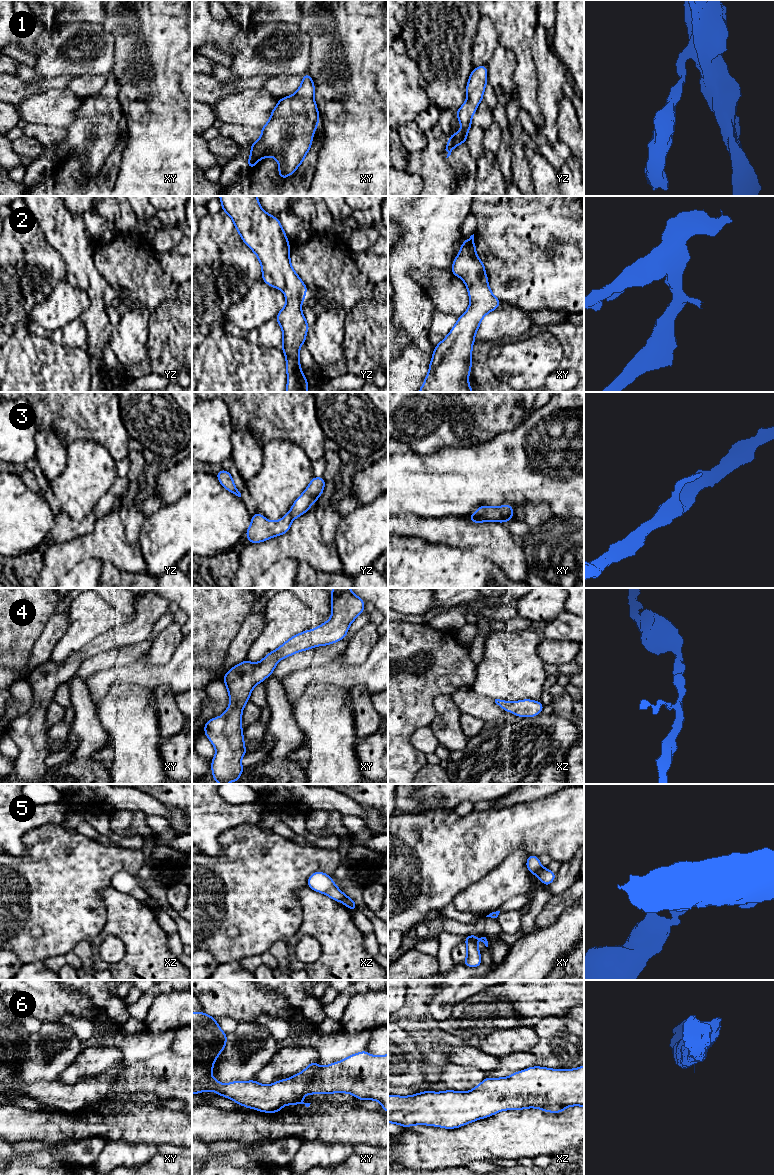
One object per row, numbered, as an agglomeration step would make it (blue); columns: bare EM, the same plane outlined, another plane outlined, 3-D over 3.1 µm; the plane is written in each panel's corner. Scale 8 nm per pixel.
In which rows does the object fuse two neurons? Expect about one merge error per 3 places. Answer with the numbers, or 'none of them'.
5

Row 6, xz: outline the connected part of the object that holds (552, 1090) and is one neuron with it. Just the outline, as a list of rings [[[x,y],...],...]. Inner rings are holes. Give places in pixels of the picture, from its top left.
[[[584,1065],[577,1069],[549,1069],[533,1066],[509,1077],[486,1077],[471,1091],[424,1091],[411,1096],[388,1095],[388,1123],[402,1127],[429,1125],[454,1129],[503,1110],[538,1108],[562,1113],[566,1107],[584,1107]]]

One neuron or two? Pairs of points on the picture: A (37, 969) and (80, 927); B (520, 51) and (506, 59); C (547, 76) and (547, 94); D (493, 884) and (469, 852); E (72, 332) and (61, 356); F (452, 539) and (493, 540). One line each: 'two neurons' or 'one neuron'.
A: two neurons
B: two neurons
C: one neuron
D: two neurons
E: two neurons
F: one neuron

